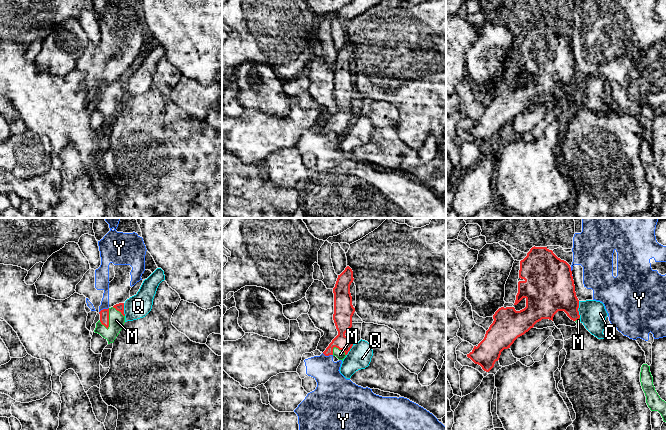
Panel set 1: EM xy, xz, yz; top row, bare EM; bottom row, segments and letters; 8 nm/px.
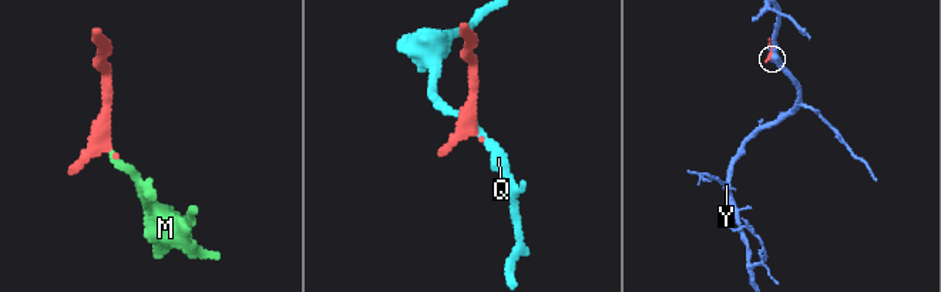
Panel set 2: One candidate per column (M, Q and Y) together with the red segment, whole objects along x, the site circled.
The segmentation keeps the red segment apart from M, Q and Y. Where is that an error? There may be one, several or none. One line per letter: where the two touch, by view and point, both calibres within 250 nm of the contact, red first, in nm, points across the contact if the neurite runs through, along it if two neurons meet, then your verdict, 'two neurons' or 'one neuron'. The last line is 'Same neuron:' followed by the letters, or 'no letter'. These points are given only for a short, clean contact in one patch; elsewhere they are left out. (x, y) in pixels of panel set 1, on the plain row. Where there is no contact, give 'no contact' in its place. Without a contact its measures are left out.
M: meets red in xy at (108, 95); 80 nm thick on the red side, 130 nm on the other; runs through xy (104, 90), (108, 95), (116, 96); one neuron
Q: meets red in yz at (577, 85); 340 nm thick on the red side, 220 nm on the other; border along yz (578, 77), (578, 90), (580, 93); two neurons
Y: meets red in xz at (327, 131); 120 nm thick on the red side, 240 nm on the other; two neurons
Same neuron: M

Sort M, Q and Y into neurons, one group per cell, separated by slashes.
M / Q / Y

